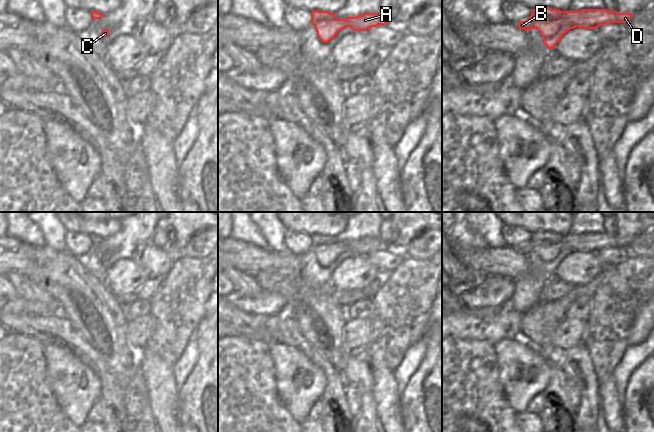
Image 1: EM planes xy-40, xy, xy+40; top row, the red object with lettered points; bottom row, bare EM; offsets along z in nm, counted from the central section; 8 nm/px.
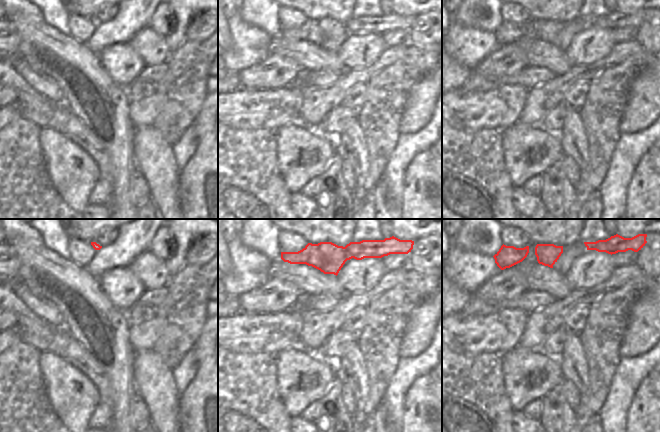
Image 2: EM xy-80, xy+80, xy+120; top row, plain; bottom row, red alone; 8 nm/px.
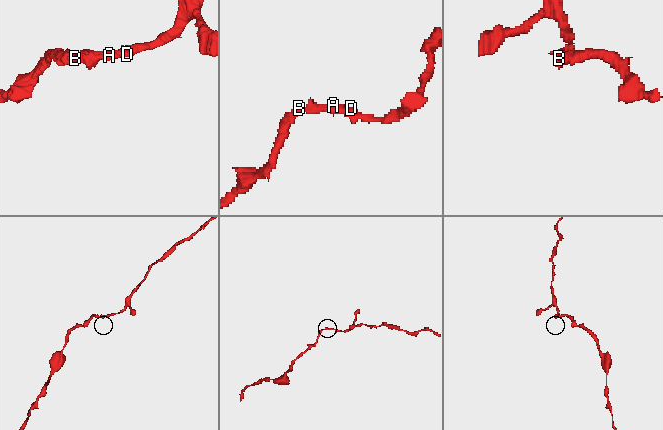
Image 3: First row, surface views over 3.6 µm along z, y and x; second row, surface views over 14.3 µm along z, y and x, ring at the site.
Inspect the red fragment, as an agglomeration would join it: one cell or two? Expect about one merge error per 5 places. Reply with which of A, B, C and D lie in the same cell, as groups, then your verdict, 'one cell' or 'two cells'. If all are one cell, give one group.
A B C D; one cell

